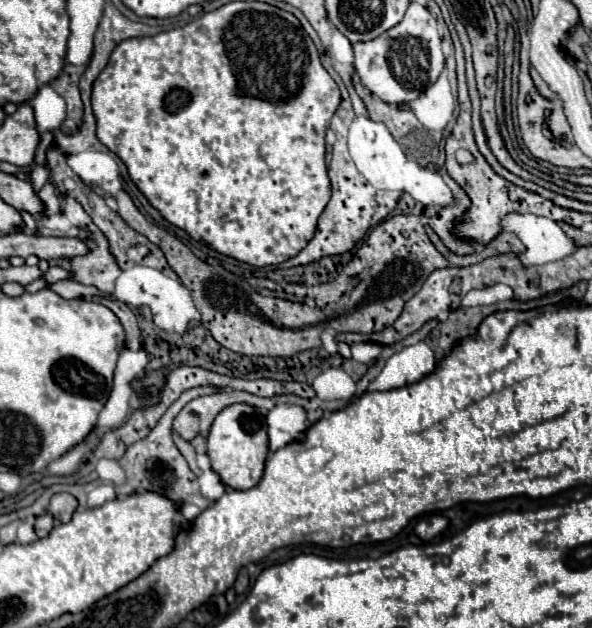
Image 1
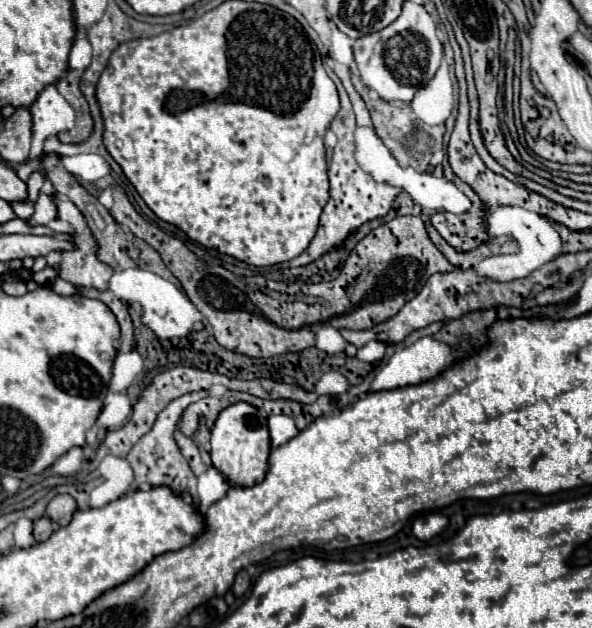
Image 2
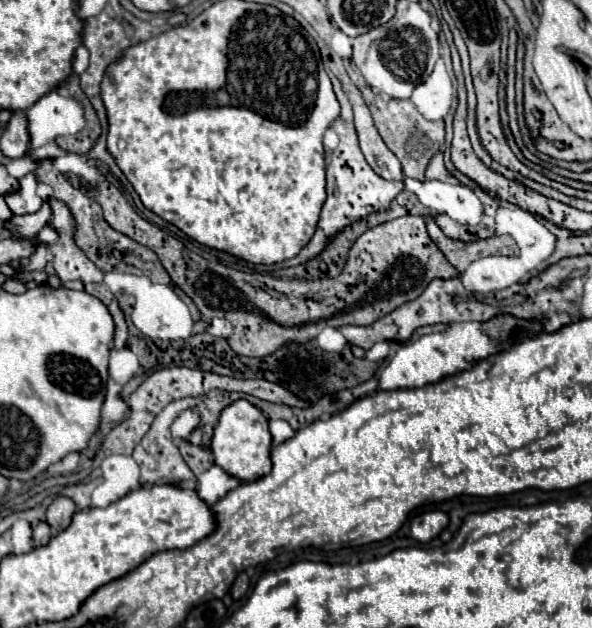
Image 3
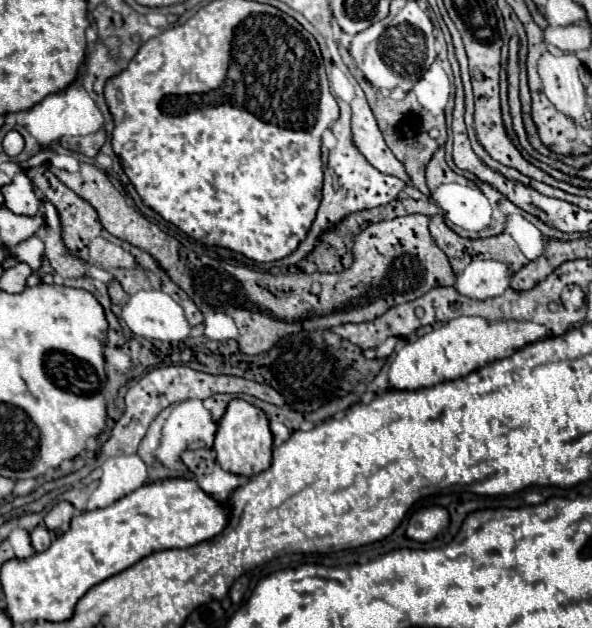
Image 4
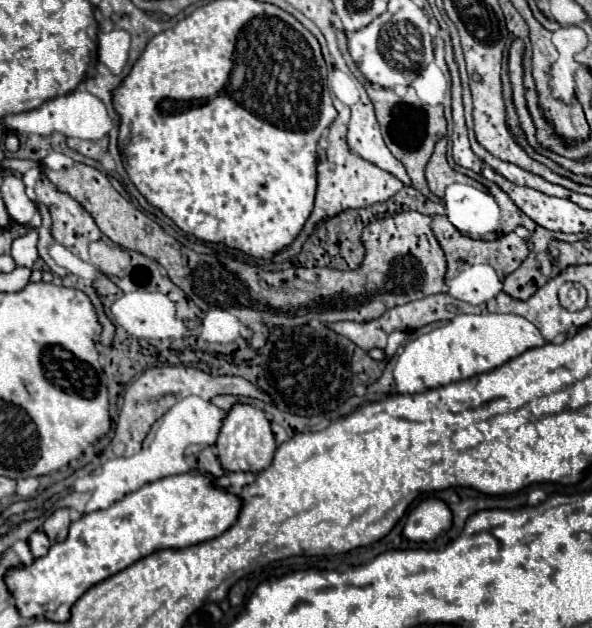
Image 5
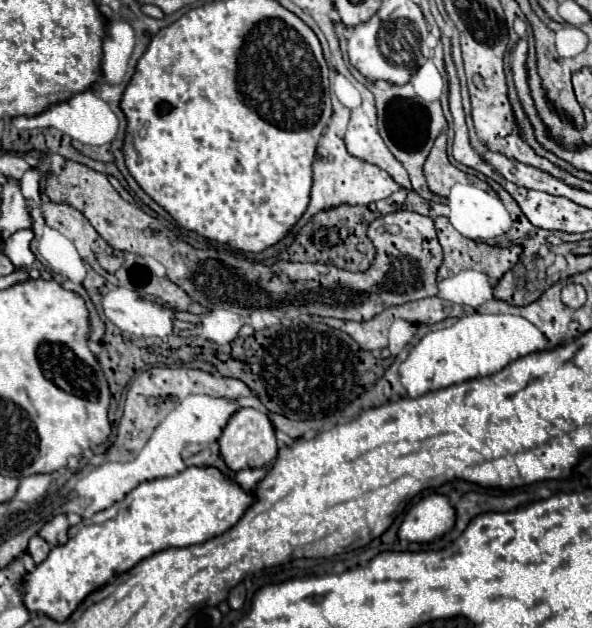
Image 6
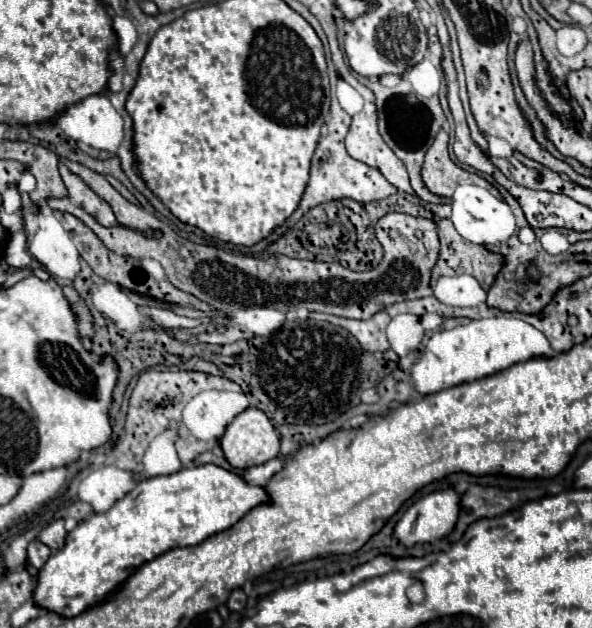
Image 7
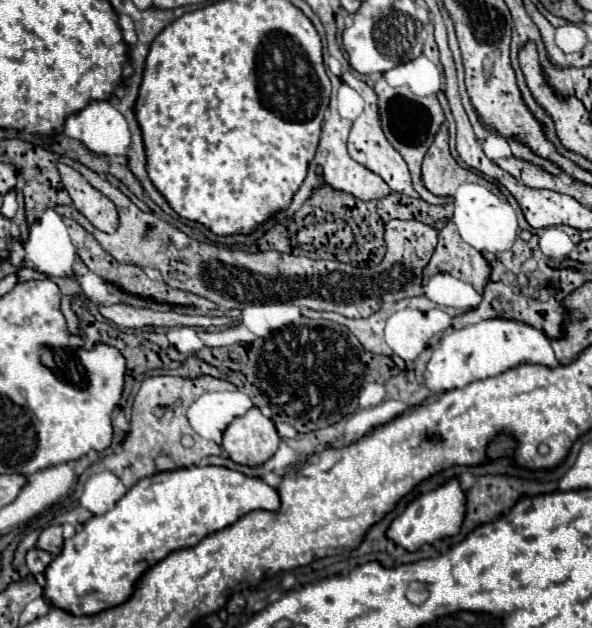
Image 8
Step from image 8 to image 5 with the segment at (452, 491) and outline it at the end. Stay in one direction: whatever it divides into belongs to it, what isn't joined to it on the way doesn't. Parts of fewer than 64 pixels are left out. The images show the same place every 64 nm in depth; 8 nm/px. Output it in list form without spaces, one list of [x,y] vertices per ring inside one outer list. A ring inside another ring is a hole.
[[[428,498],[410,510],[404,526],[404,536],[414,542],[430,542],[450,526],[452,514],[448,506],[438,498]]]

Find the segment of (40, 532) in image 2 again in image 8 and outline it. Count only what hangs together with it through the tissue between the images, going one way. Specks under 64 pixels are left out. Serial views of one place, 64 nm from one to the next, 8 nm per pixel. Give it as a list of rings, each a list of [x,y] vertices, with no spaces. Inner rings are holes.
[[[38,546],[28,550],[28,554],[26,554],[26,566],[28,566],[30,574],[42,574],[44,568],[50,564],[50,560],[52,560],[52,556],[46,550],[40,550]]]

